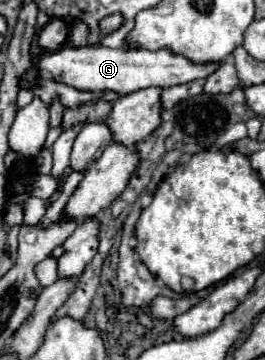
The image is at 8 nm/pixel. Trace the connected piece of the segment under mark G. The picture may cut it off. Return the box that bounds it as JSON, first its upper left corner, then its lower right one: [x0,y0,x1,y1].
[39,45,219,95]

